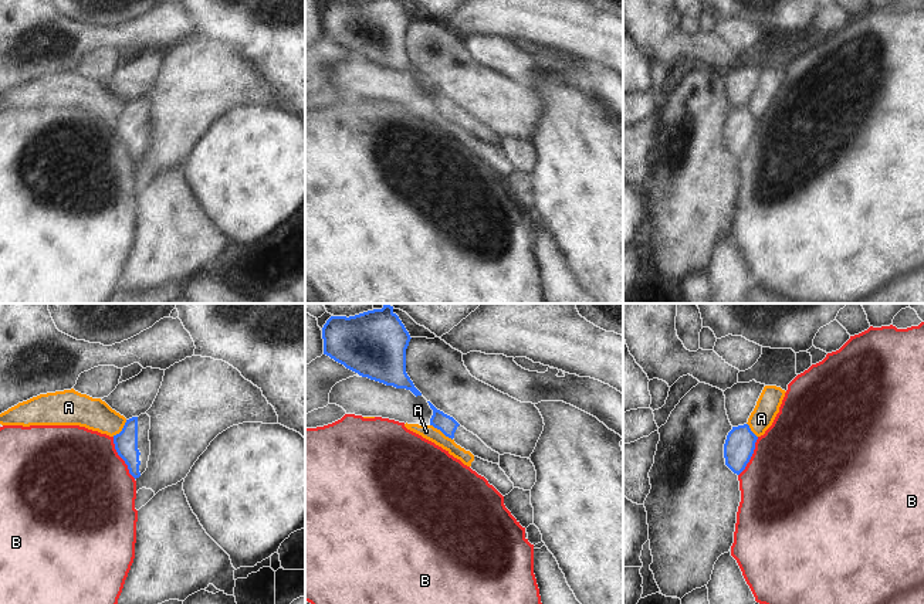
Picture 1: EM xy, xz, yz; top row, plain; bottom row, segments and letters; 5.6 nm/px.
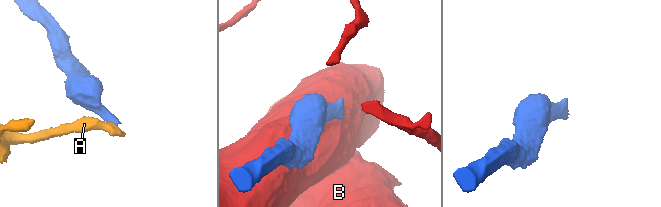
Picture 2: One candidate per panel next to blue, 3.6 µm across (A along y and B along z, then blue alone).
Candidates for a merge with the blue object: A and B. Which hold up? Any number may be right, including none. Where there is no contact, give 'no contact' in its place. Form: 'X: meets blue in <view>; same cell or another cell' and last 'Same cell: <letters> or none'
A: meets blue in xz; another cell
B: meets blue in xy; another cell
Same cell: none

